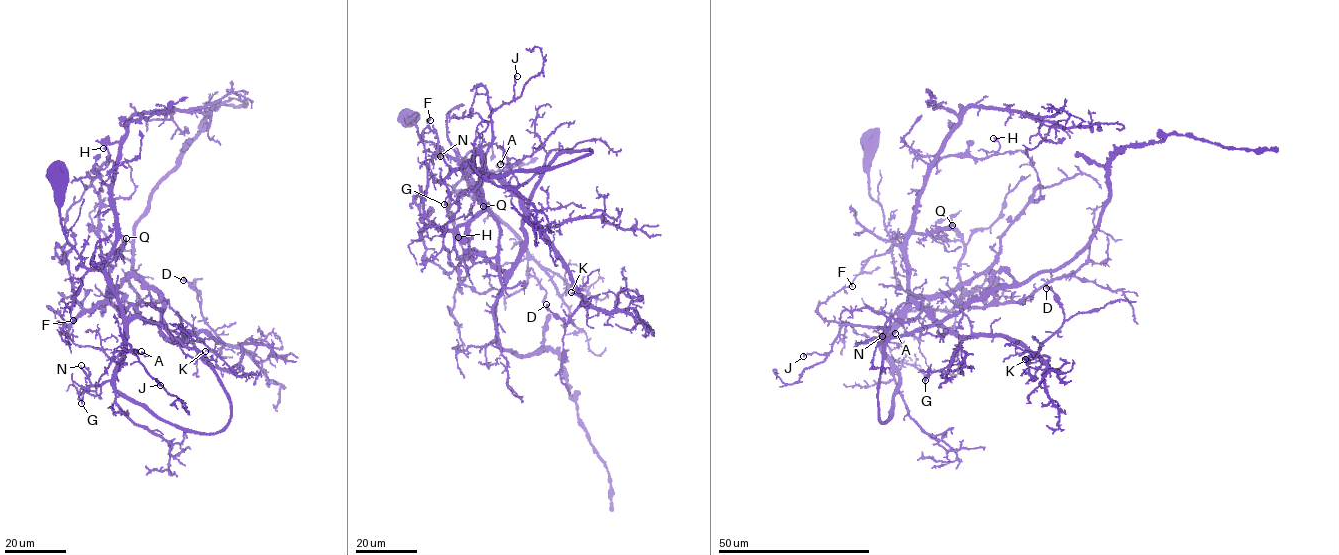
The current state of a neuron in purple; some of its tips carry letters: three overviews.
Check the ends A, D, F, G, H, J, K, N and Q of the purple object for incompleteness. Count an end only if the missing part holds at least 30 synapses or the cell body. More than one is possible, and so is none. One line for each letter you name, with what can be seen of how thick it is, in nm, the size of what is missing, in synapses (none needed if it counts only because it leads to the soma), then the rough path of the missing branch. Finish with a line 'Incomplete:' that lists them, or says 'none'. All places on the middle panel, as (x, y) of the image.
Q: 320 nm | 180 syn | (483, 206), (484, 211), (490, 211), (512, 184), (544, 159), (566, 131), (624, 111), (616, 110)
Incomplete: Q

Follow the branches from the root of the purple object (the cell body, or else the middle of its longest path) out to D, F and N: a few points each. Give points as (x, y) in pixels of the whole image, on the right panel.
D: (872, 141), (869, 191), (903, 253), (909, 301), (956, 335), (1006, 336), (1037, 351), (1064, 319), (1046, 288)
F: (872, 141), (869, 191), (881, 207), (892, 249), (869, 259), (852, 286)
N: (872, 141), (869, 191), (907, 273), (906, 315), (882, 342), (893, 360), (882, 336)

